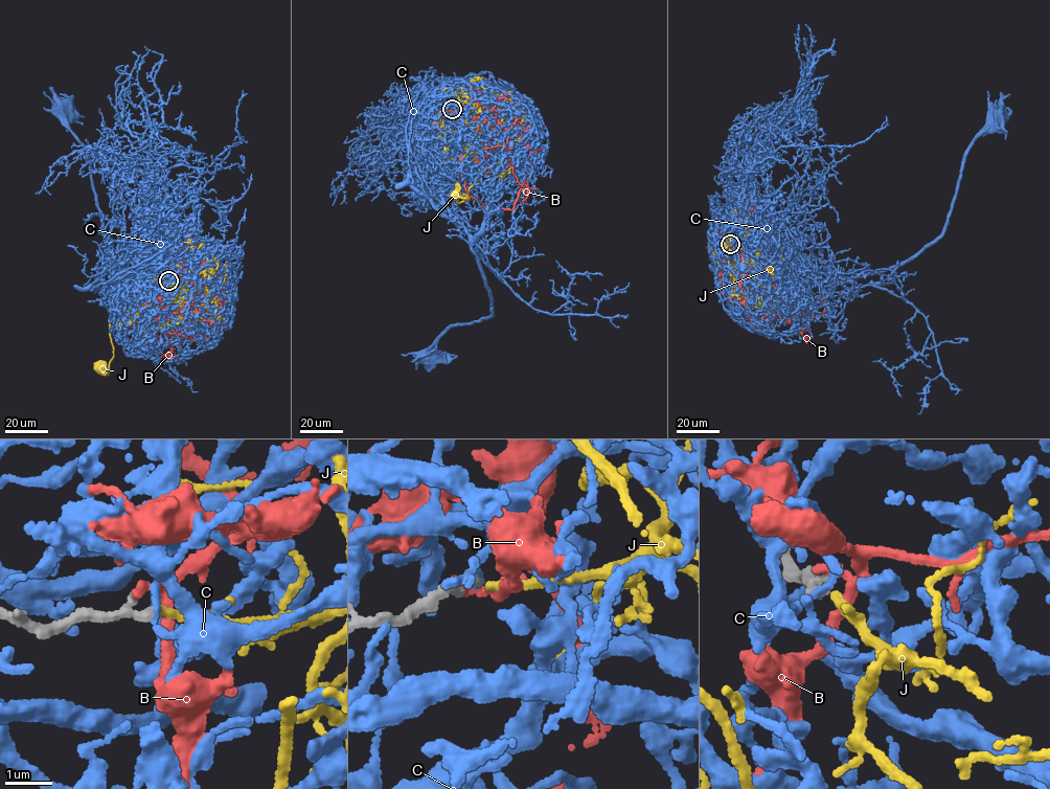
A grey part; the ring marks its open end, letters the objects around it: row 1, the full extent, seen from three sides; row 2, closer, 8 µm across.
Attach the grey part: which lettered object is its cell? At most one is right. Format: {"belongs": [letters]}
{"belongs": ["J"]}

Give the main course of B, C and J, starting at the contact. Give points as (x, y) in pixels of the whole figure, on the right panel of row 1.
B: (730, 244), (735, 280), (768, 278), (782, 297), (742, 277), (738, 299), (809, 341)
C: (730, 244), (781, 238), (797, 258), (838, 278), (889, 268), (941, 232), (962, 160), (998, 114)
J: (730, 244), (746, 274), (772, 297), (791, 287), (777, 297), (772, 327), (766, 331), (761, 319)

